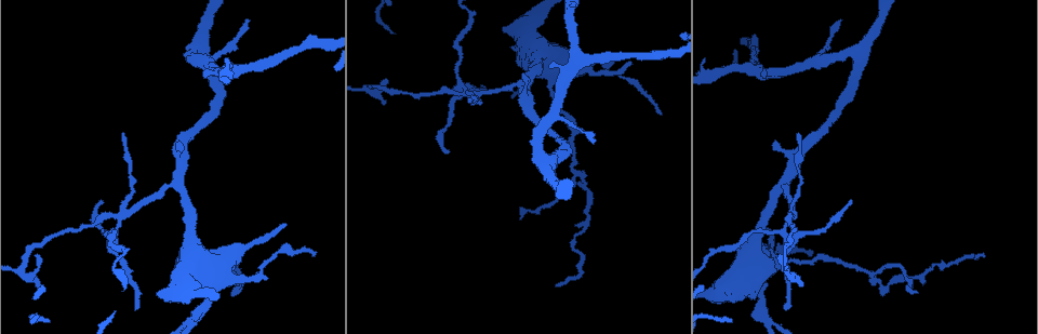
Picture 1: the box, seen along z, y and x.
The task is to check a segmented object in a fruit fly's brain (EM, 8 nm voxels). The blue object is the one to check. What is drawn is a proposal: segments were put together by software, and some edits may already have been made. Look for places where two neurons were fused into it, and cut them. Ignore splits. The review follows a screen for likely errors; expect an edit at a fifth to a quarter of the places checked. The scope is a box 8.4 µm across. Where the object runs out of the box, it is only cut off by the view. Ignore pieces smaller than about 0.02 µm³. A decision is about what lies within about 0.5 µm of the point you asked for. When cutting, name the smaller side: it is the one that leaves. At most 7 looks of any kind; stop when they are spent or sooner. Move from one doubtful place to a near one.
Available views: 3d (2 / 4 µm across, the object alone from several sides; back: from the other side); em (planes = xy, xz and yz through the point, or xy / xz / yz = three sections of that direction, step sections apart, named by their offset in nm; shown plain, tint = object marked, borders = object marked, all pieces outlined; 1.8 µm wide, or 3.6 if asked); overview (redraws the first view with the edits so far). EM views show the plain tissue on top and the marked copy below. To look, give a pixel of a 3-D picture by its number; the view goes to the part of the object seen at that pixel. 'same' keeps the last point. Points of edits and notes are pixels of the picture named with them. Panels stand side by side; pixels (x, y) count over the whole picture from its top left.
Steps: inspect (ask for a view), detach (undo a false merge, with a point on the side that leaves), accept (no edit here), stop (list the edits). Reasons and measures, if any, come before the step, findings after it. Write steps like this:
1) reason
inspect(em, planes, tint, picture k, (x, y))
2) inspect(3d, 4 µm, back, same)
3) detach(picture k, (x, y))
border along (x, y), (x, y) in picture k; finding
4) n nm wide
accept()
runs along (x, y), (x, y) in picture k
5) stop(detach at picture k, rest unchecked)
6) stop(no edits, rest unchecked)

four arms meet
inspect(3d, 2 µm, picture 1, (123, 216))

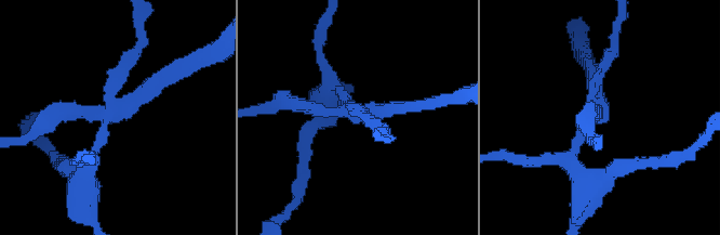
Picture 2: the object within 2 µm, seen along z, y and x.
now the EM
inspect(em, yz, step 4, tint, picture 2, (594, 112))

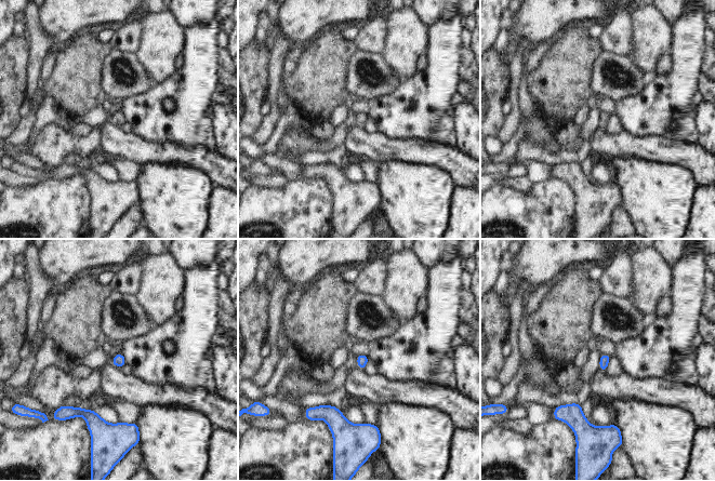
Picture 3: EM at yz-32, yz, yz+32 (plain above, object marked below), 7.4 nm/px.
inspect(em, planes, tint, same)

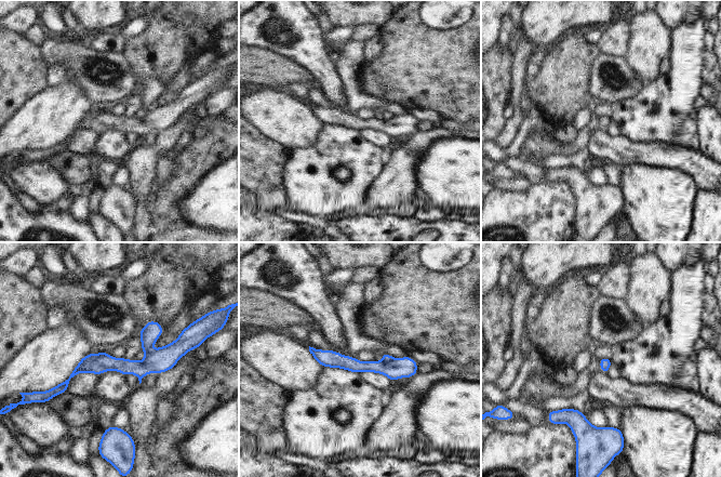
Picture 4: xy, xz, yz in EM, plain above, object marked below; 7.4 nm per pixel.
detach(picture 4, (386, 357))
two neurons meet here

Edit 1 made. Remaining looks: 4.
redraw
inspect(overview)

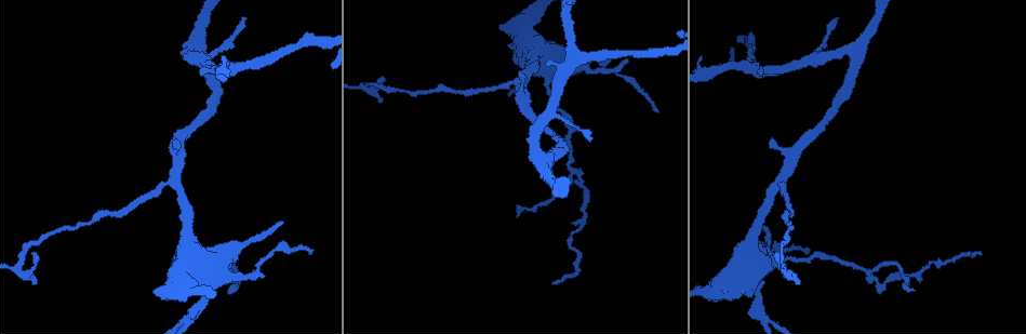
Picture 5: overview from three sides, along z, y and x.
sudden change in width
inspect(em, planes, borders, picture 5, (549, 57))

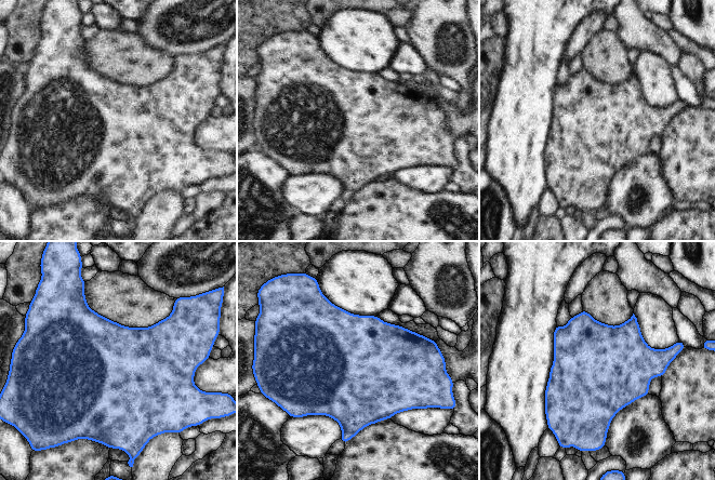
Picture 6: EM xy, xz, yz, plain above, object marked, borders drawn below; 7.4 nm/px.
650 nm wide
accept()
continuous, no second neuron

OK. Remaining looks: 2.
stop(detach at picture 4, rest unchecked)

